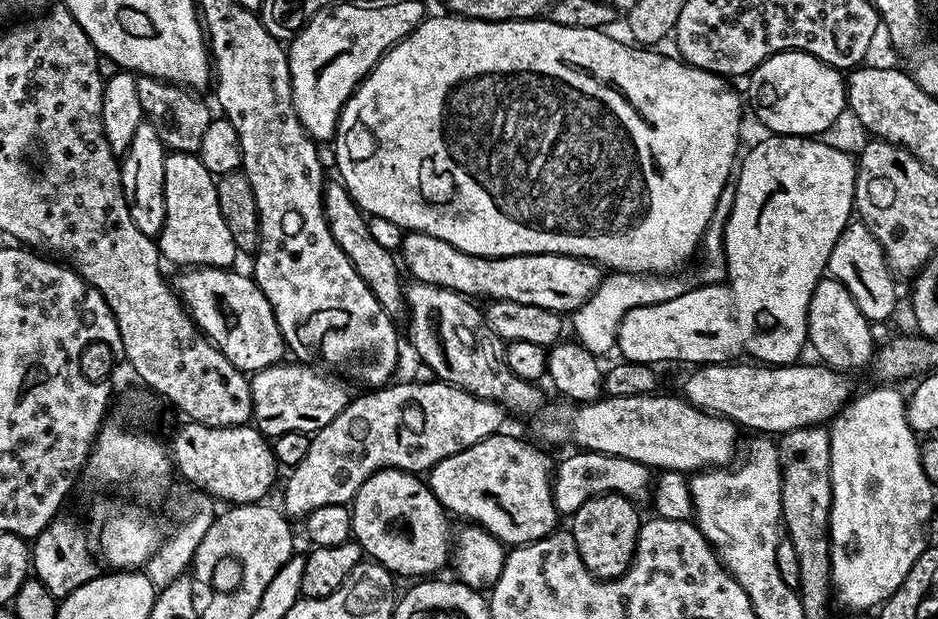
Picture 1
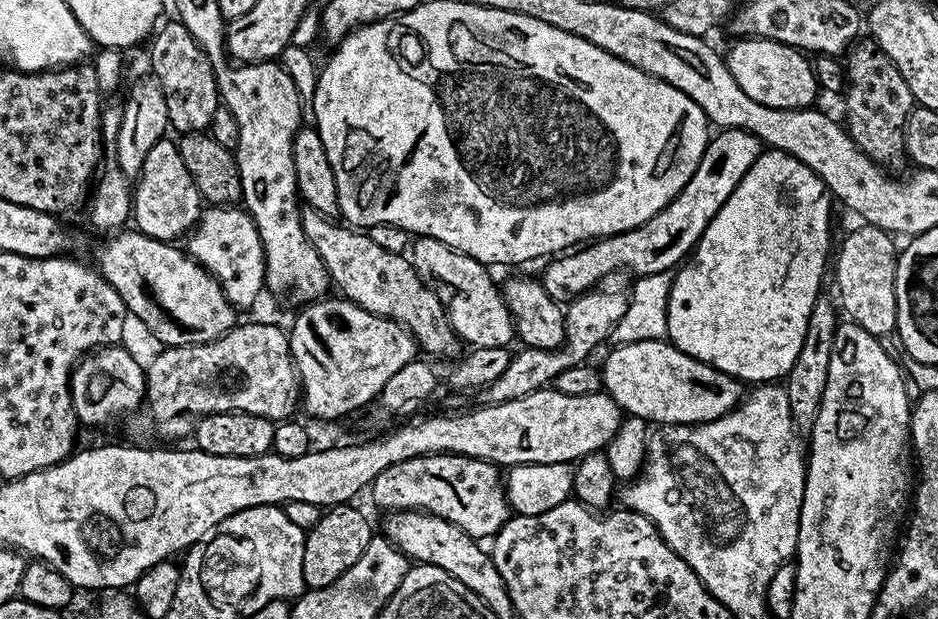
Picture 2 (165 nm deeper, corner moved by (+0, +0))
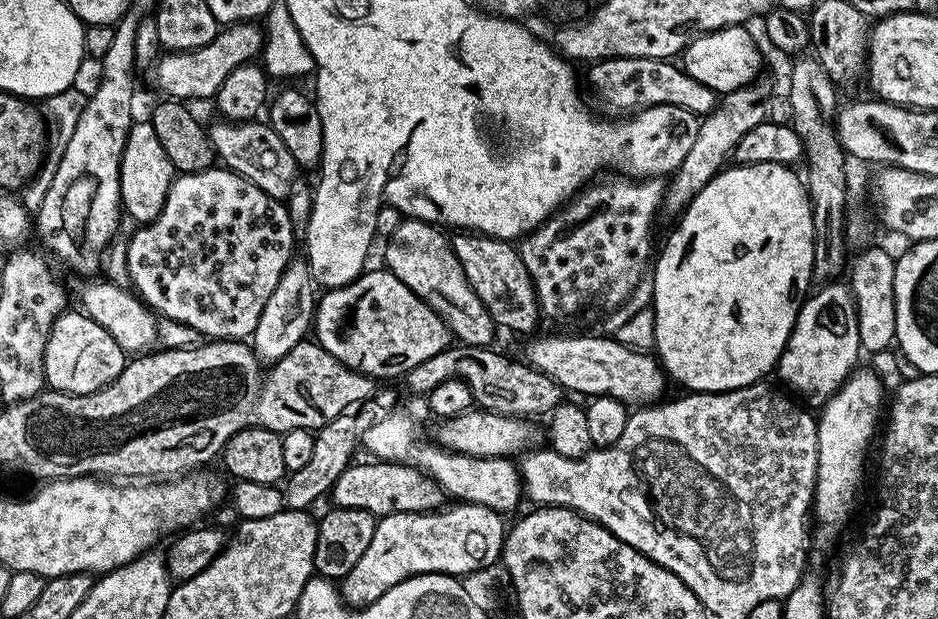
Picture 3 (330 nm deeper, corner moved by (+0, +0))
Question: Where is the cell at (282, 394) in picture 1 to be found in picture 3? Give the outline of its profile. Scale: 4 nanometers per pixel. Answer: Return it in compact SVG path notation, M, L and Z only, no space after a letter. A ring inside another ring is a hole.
M379 267L373 272L365 271L357 275L351 284L327 289L323 293L324 297L319 297L314 313L314 340L330 354L334 354L334 358L338 358L338 362L342 362L346 367L360 372L363 376L388 382L391 381L388 380L391 376L407 377L408 372L414 370L414 366L449 348L450 333L444 319L430 305L422 302L422 298L418 298L418 294L414 294L414 290L406 286L406 282L399 280L387 267Z

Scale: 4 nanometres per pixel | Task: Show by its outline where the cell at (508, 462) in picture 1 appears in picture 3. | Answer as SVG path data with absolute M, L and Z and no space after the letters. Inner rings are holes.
M353 462L334 482L330 500L335 507L350 510L366 510L377 518L399 512L435 512L445 503L446 493L424 472L410 464L389 464L387 462Z

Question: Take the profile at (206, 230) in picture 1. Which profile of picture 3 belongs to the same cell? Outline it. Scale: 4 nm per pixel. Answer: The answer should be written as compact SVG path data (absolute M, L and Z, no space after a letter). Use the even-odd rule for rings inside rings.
M150 122L133 123L120 163L120 203L127 219L129 216L137 220L137 225L143 226L158 218L173 179L172 163L170 158L166 158L166 150L162 150L162 142L158 142L158 134L154 134L154 126Z

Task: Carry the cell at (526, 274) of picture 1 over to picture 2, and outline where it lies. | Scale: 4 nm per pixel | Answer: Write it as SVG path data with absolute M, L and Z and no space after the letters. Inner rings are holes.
M737 128L719 129L709 139L702 162L698 162L698 170L690 174L690 182L686 182L686 186L682 186L678 195L661 212L654 214L654 218L629 232L605 236L587 246L577 247L571 254L549 259L542 277L546 294L557 302L567 302L607 281L604 280L607 276L623 268L633 272L636 278L675 269L695 249L714 214L722 210L726 198L730 198L738 182L746 178L746 170L754 166L761 151L761 142L754 134Z

